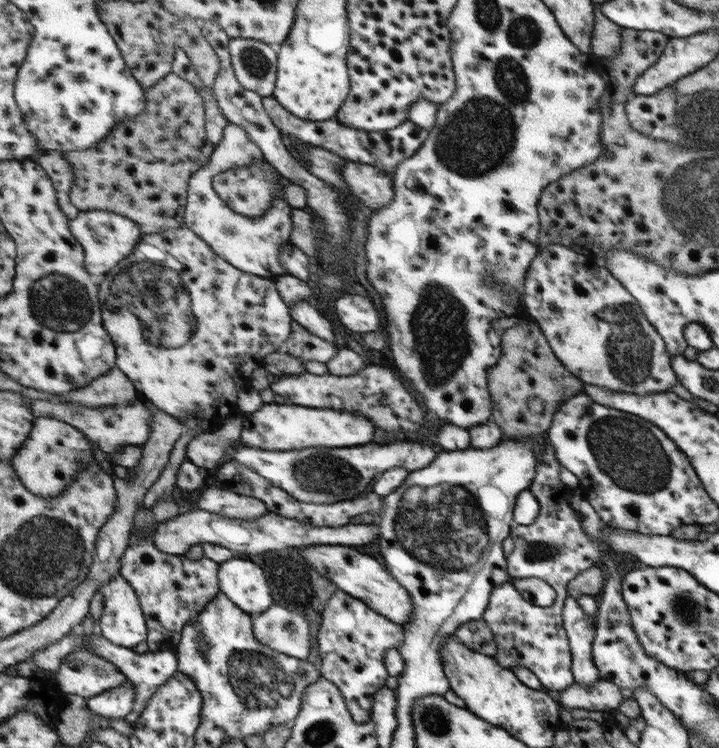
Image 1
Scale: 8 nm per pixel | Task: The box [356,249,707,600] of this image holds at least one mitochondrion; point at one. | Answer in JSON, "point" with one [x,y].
{"point":[442,525]}

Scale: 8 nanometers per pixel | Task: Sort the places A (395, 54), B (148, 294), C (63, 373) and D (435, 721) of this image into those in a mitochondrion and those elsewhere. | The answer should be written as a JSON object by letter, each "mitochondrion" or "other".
{"A":"other","B":"mitochondrion","C":"other","D":"mitochondrion"}

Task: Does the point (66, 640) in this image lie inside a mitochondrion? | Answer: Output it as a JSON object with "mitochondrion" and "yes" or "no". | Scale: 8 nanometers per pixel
{"mitochondrion":"no"}

